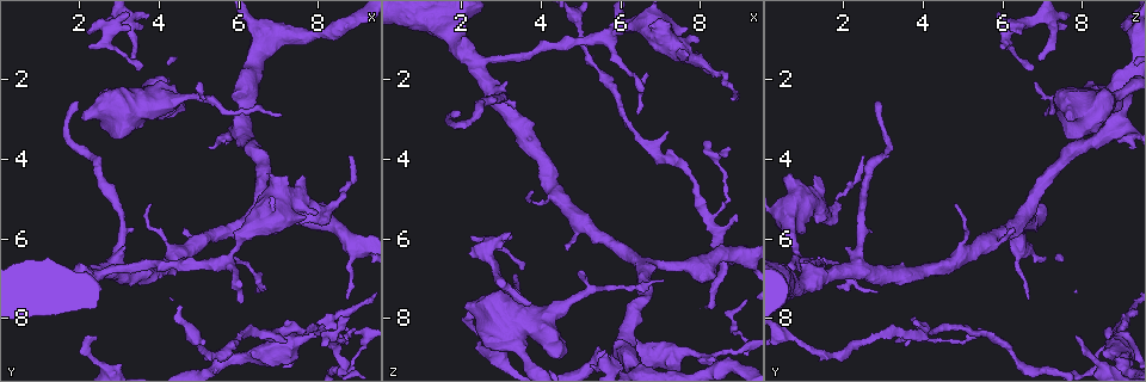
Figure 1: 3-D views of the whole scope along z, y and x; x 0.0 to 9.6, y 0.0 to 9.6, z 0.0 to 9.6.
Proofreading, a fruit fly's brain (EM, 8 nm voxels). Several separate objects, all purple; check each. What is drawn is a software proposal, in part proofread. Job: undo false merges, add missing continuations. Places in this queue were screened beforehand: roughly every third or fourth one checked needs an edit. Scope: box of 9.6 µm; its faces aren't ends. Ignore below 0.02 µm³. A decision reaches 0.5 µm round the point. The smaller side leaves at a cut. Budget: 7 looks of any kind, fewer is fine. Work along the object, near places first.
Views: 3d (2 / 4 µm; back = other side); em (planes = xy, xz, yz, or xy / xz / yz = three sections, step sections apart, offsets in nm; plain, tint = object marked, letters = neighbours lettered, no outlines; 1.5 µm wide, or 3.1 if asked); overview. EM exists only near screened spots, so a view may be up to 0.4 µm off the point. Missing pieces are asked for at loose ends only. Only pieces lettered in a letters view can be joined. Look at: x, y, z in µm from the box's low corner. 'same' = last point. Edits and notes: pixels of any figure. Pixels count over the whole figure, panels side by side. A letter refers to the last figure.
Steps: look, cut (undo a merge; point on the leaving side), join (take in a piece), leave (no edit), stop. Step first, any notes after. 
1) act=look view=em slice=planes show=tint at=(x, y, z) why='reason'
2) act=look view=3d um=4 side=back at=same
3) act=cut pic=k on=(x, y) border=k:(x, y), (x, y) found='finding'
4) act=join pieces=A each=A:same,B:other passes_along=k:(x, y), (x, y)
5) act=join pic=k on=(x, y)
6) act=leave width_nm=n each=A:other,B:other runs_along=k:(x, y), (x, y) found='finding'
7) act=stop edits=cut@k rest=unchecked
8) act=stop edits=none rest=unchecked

act=look view=em slice=yz step=4 show=letters at=(7.05, 2.85, 7.05) why='an open end'

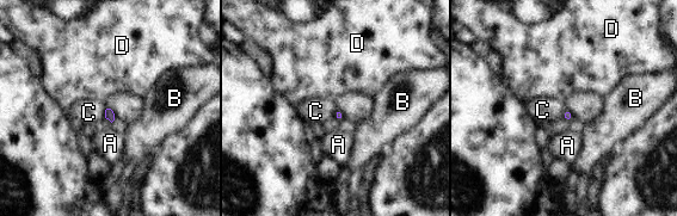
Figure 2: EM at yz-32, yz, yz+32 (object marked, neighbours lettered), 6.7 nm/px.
act=look view=em slice=planes show=letters at=same

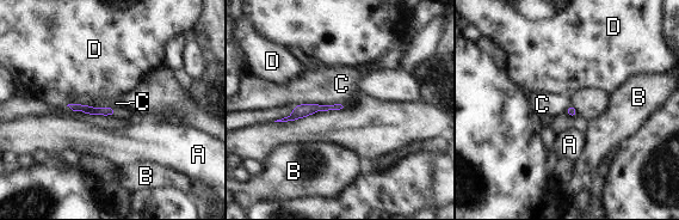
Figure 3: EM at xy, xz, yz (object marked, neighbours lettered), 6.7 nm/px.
act=leave longest_contact=C:340nm each=A:other,B:other,C:other,D:other runs_along=3:(337, 107), (304, 109), (291, 117) found='none of them fits'

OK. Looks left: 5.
act=look view=3d um=2 at=(8.25, 8.10, 9.00) why='three-way junction'

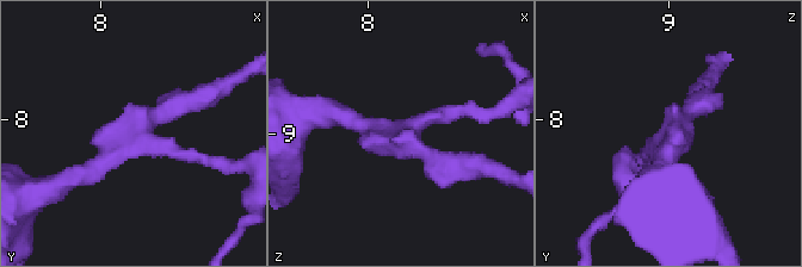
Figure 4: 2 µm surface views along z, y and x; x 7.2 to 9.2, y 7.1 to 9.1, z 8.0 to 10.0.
act=look view=em slice=yz step=8 show=letters at=(8.22, 8.14, 9.06) arms=3

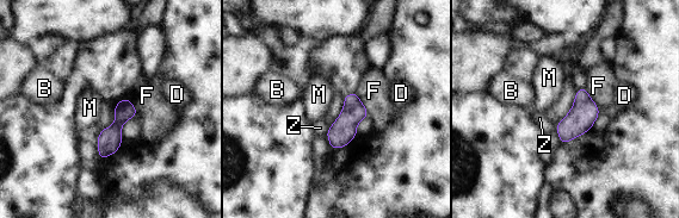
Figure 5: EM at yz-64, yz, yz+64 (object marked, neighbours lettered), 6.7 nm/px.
act=leave each=B:other,D:other,F:other,M:other,Z:other border=5:(356, 92), (369, 116) found='all the same neuron'

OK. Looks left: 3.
act=look view=em slice=planes show=tint at=(2.05, 2.90, 7.80) why='free end'

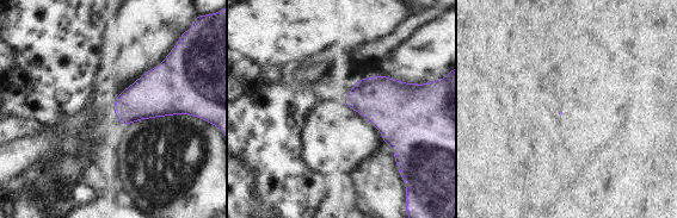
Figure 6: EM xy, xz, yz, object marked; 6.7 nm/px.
act=look view=em slice=planes show=letters at=same

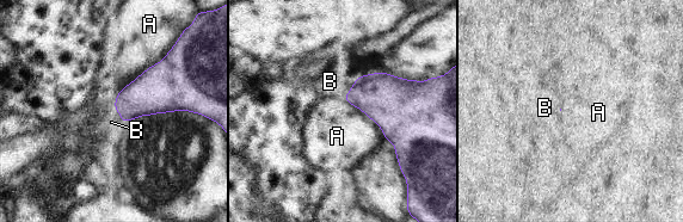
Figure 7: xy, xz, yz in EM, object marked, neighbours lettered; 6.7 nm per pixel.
act=join pieces=B longest_contact=A:650nm each=A:other,B:same passes_along=7:(386, 99), (351, 88), (330, 81) found='it goes on there'

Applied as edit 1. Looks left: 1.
act=stop edits=join@7 rest=unchecked

